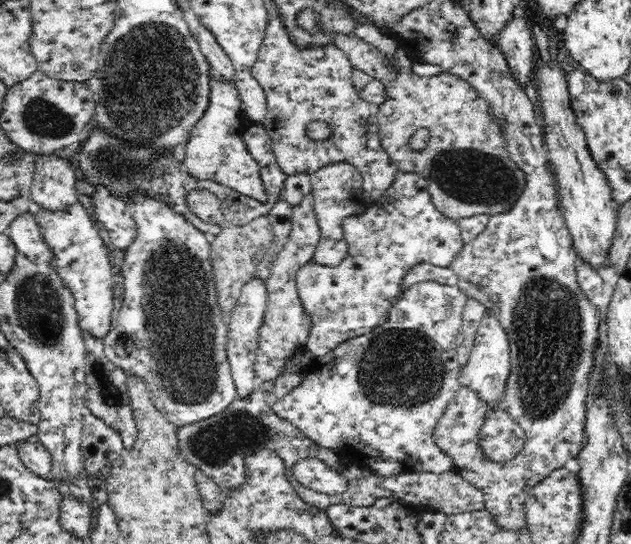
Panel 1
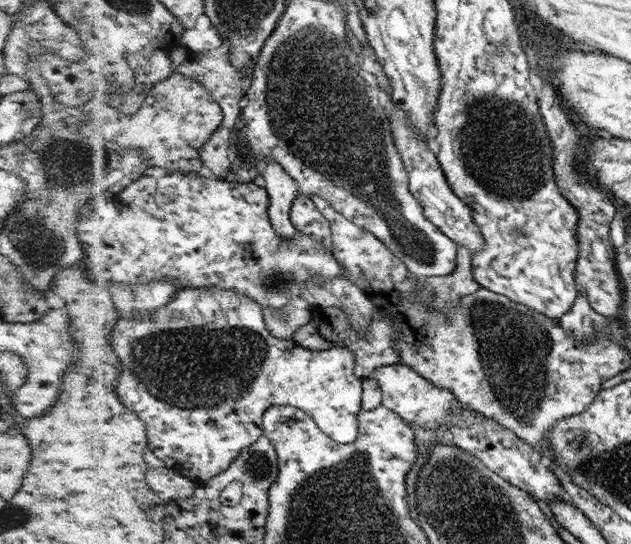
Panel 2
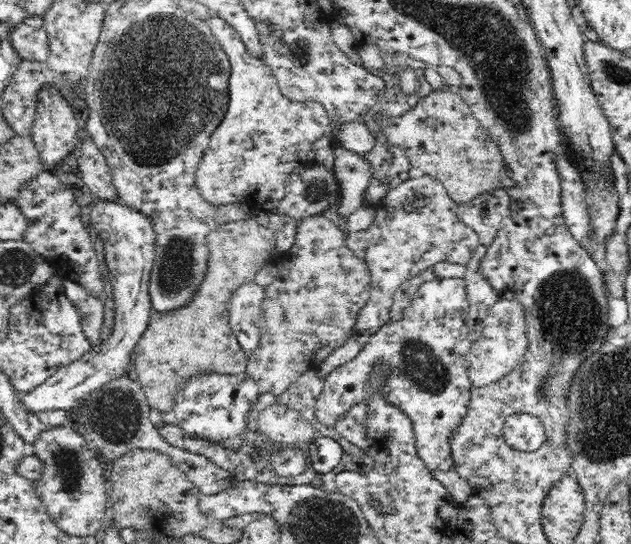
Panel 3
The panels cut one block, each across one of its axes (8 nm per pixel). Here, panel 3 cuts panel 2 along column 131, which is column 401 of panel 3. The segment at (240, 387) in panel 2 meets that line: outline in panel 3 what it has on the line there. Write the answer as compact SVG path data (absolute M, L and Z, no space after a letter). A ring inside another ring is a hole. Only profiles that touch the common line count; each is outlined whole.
M446 278L434 281L421 280L418 290L407 307L404 309L402 320L391 321L390 324L372 330L363 351L352 360L338 366L326 380L323 381L323 391L316 407L316 416L326 426L334 426L335 420L350 410L361 410L366 401L366 373L376 359L386 359L394 367L394 376L388 382L388 399L412 417L416 429L416 445L420 457L434 473L448 472L454 469L452 440L460 426L470 414L472 390L475 387L468 375L468 362L472 349L470 328L468 328L469 300L465 282L461 278Z

